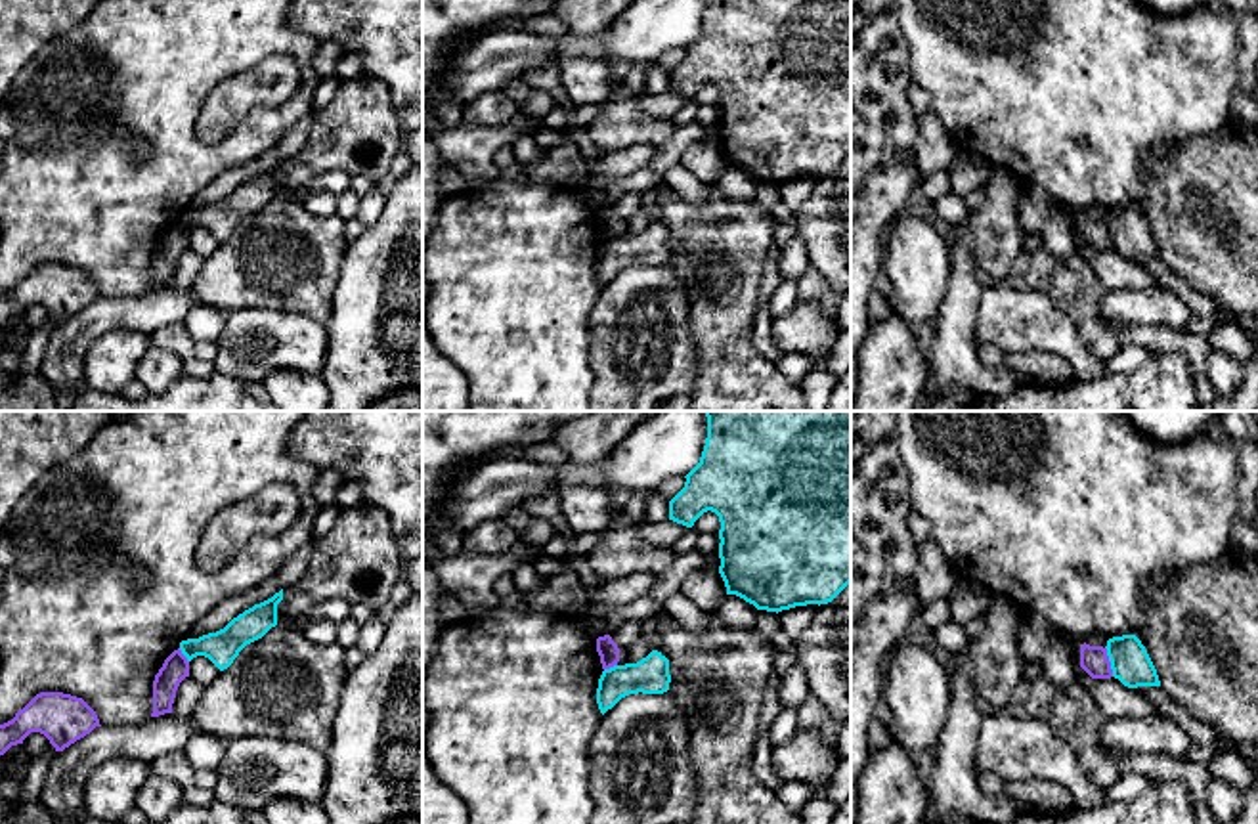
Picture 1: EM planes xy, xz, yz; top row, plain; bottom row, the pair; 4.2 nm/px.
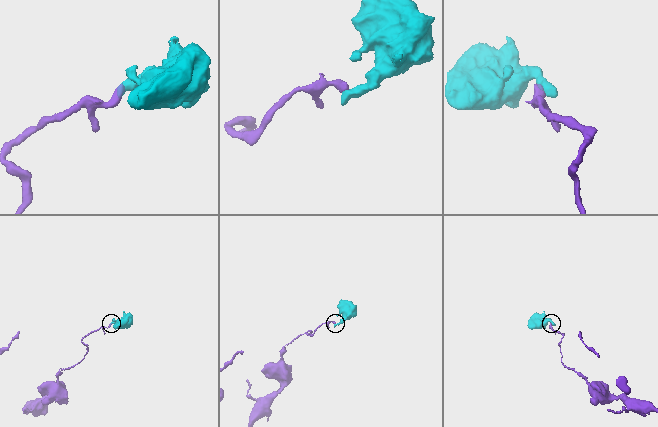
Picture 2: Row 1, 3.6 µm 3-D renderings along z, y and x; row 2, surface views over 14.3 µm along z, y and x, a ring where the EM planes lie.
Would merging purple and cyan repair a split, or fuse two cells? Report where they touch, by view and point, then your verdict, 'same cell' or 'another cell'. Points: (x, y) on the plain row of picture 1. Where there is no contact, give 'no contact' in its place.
yz (1109, 234) | another cell

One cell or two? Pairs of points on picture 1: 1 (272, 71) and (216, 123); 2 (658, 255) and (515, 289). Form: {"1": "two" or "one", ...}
{"1": "one", "2": "two"}

